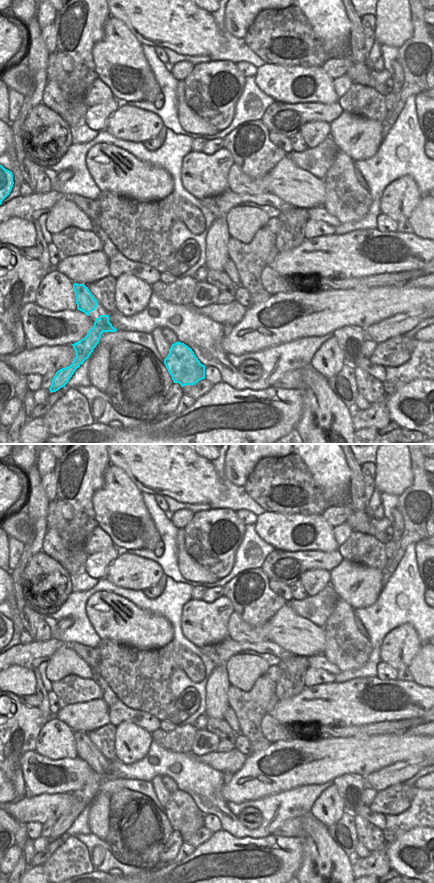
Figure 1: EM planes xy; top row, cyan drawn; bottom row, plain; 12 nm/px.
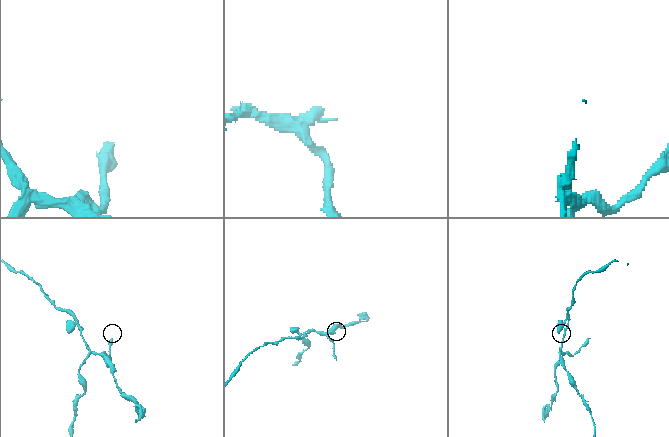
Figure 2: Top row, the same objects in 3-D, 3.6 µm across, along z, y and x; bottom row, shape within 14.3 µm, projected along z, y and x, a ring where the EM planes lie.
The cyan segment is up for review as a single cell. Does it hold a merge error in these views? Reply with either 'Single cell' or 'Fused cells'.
Fused cells

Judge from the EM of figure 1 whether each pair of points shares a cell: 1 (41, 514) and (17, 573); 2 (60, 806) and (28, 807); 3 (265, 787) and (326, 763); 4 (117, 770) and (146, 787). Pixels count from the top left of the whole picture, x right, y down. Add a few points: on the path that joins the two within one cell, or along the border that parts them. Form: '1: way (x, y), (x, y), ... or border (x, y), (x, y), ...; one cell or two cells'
1: way (40, 529), (37, 542), (25, 558); one cell
2: way (52, 806), (36, 807); one cell
3: way (280, 778), (295, 769), (311, 764); one cell
4: border (117, 778), (143, 779), (150, 782); two cells

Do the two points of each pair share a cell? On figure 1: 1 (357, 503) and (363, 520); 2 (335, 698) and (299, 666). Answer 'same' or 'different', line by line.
1: different
2: different

